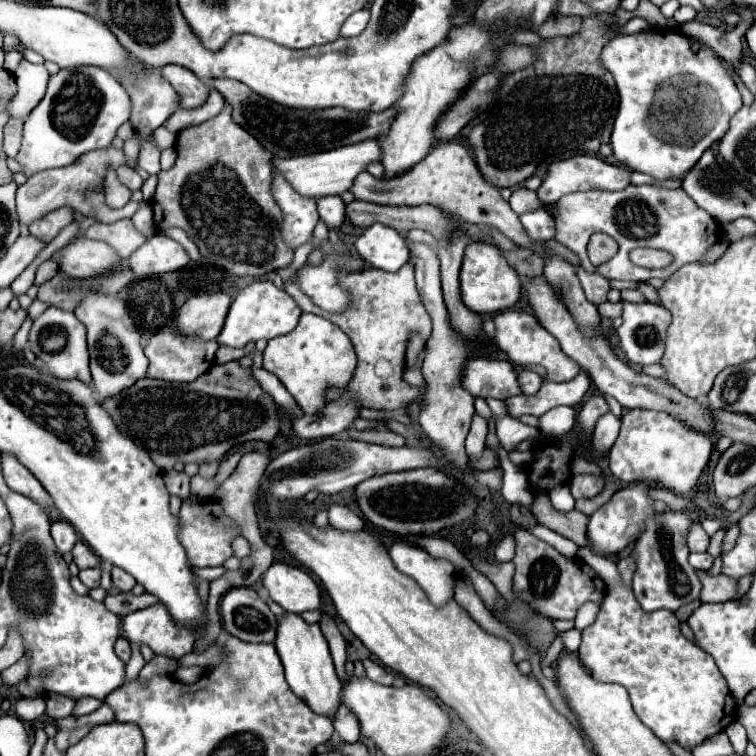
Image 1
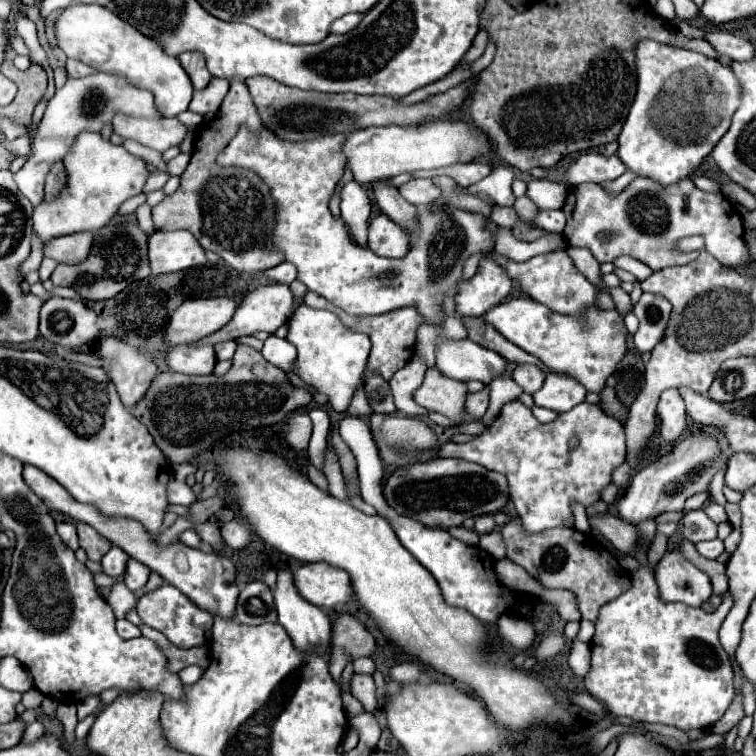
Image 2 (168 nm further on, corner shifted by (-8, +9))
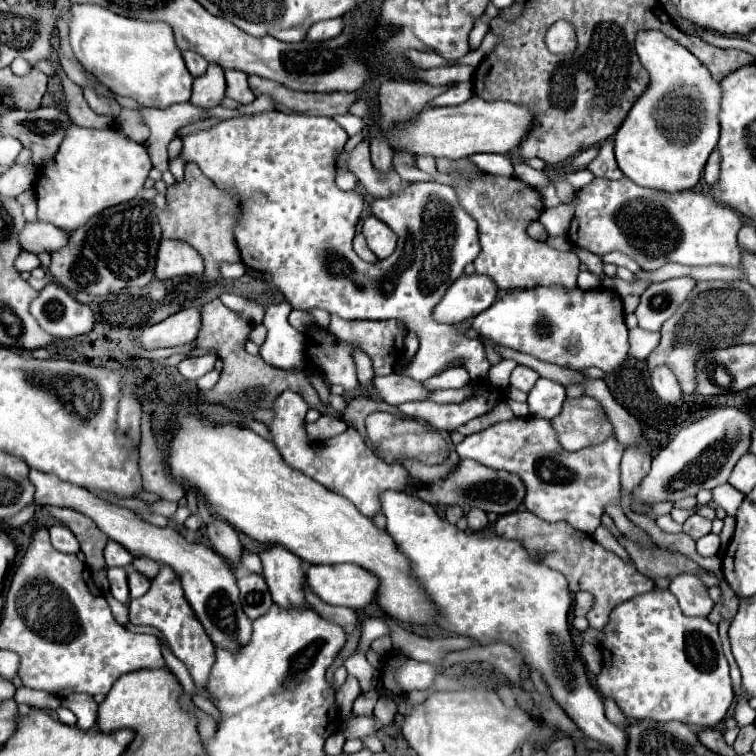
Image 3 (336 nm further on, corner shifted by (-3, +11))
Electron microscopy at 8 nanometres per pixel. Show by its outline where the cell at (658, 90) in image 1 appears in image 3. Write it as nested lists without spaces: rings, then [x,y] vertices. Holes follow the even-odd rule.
[[[642,31],[636,35],[636,53],[640,63],[650,73],[648,93],[644,93],[632,107],[630,115],[614,135],[616,143],[616,161],[622,173],[640,187],[660,189],[666,193],[676,193],[684,189],[694,189],[700,181],[702,169],[708,161],[708,155],[718,143],[718,111],[720,111],[720,85],[708,75],[708,69],[680,43],[666,37],[660,31]]]

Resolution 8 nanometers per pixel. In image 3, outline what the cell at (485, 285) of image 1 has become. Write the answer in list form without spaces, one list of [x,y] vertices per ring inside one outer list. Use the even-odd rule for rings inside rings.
[[[462,275],[434,307],[432,317],[440,323],[458,325],[468,317],[476,317],[496,301],[496,285],[486,275]]]

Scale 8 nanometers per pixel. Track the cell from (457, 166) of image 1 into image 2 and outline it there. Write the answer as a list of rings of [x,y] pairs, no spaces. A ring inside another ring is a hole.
[[[411,179],[400,186],[399,192],[403,199],[407,199],[415,207],[427,205],[441,195],[441,189],[431,179]]]

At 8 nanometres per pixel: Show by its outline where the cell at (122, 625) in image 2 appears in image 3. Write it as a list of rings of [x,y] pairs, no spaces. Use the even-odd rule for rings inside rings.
[[[106,593],[106,601],[108,601],[110,609],[112,609],[114,619],[116,619],[120,625],[126,625],[126,623],[128,623],[128,603],[120,603],[120,601],[116,601],[110,593]]]

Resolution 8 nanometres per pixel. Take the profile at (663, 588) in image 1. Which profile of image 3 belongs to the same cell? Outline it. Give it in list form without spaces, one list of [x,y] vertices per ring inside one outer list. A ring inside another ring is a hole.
[[[678,575],[670,581],[670,591],[676,595],[680,609],[688,617],[708,617],[714,601],[708,595],[708,587],[694,575]]]

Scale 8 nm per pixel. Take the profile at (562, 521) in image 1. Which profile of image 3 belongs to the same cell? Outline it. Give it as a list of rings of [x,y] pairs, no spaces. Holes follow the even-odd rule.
[[[622,537],[618,541],[628,551],[628,555],[634,561],[636,569],[640,573],[644,573],[646,577],[650,577],[650,579],[656,579],[656,577],[672,579],[672,577],[676,577],[676,573],[692,573],[692,575],[700,577],[700,581],[706,587],[718,585],[718,579],[712,573],[702,571],[692,559],[688,559],[680,553],[670,553],[666,549],[660,549],[660,547],[648,551],[648,549],[642,549],[638,543],[630,541],[628,537]]]

